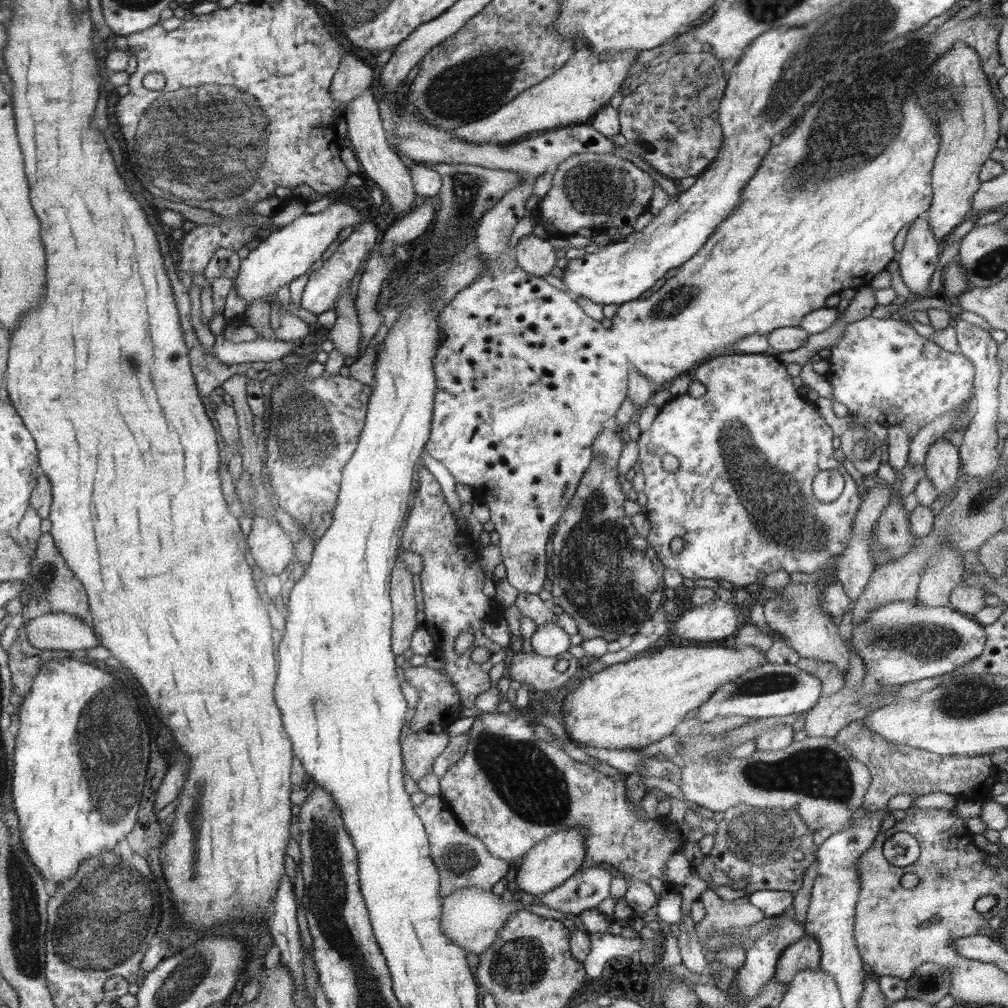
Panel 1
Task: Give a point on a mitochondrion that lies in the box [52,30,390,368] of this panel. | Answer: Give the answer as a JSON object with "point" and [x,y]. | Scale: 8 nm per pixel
{"point":[199,123]}

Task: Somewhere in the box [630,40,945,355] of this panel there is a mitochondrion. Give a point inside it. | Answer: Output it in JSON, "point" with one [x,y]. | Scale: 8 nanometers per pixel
{"point":[861,129]}

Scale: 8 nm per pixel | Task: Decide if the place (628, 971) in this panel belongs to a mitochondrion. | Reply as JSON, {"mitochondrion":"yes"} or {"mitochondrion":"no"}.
{"mitochondrion":"no"}

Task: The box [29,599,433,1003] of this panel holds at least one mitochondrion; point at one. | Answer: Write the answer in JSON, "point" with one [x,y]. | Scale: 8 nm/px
{"point":[90,940]}

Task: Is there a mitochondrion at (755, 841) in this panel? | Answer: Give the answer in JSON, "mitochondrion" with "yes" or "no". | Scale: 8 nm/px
{"mitochondrion":"yes"}

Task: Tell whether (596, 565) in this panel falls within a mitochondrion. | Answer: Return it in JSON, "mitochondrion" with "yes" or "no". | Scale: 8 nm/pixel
{"mitochondrion":"yes"}

